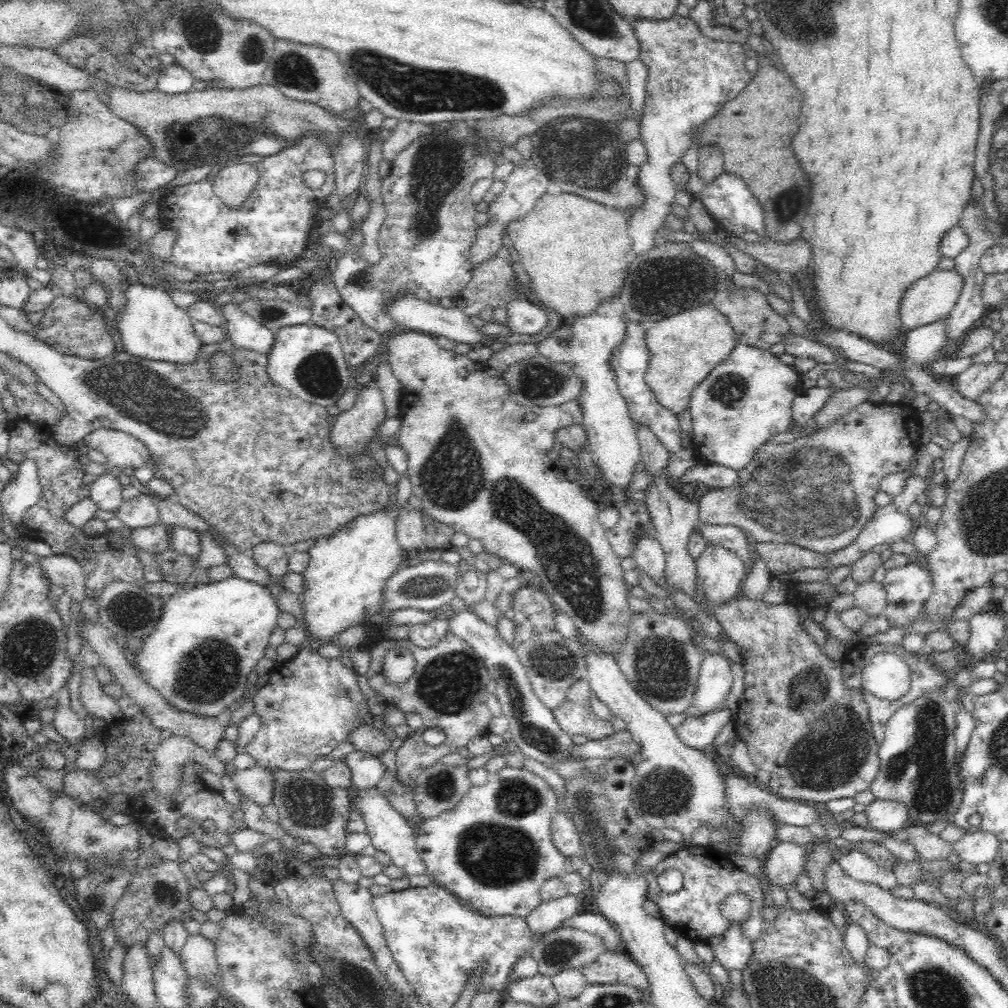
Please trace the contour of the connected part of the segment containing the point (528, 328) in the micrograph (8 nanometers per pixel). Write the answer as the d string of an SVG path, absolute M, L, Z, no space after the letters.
M525 297L507 306L508 322L505 325L511 332L516 334L538 334L548 326L549 318L547 310L543 306L536 306Z

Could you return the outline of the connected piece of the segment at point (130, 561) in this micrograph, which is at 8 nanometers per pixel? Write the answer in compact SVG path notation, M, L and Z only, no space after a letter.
M17 419L9 426L8 433L10 438L5 458L17 464L24 458L33 459L38 467L42 494L41 499L23 514L23 525L27 532L48 543L53 555L69 554L80 563L85 578L85 594L88 597L96 598L112 580L133 582L136 586L144 587L147 583L144 565L137 555L139 549L131 539L132 528L124 525L120 529L108 529L105 533L89 536L82 528L66 521L68 509L89 496L89 486L82 481L85 471L76 454L78 443L64 446L58 444L53 436L51 442L49 436L42 440L39 426L25 419Z

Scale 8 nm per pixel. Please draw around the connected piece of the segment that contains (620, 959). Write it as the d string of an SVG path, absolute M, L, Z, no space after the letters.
M612 949L581 968L588 984L626 984L649 990L648 979L625 949Z

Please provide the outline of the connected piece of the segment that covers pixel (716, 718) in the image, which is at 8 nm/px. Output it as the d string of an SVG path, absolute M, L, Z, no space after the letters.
M710 712L701 717L687 717L675 726L675 732L681 742L689 748L702 751L714 743L718 732L732 720L730 712Z

